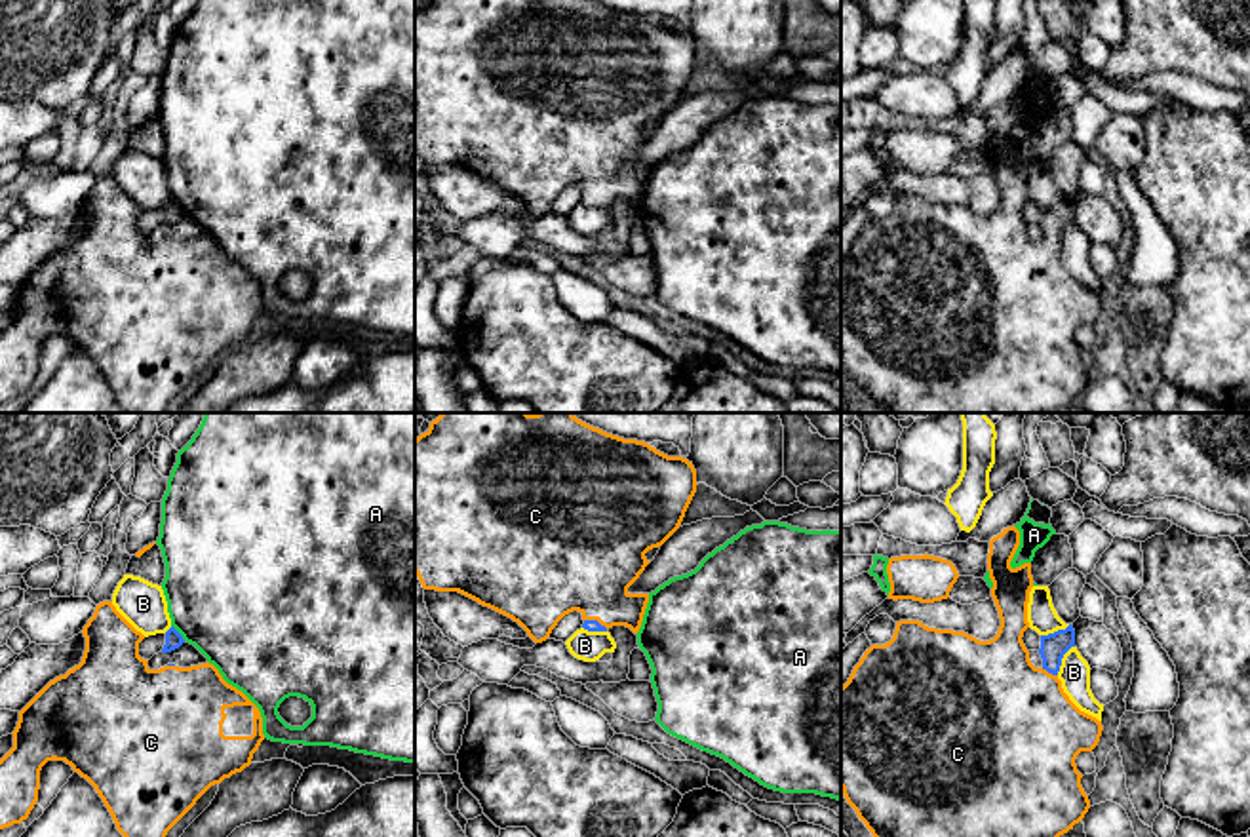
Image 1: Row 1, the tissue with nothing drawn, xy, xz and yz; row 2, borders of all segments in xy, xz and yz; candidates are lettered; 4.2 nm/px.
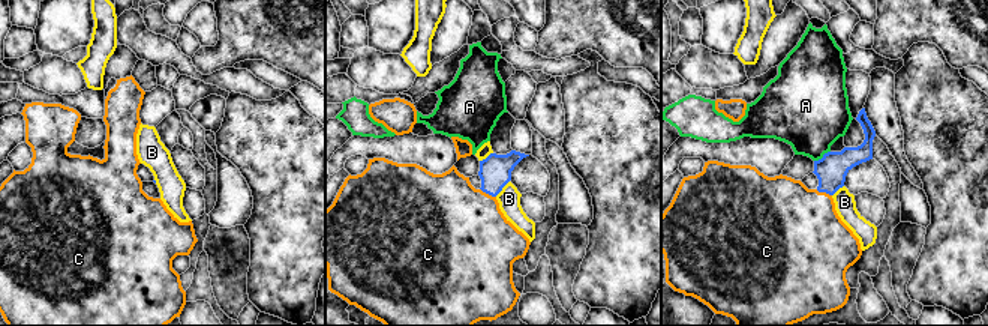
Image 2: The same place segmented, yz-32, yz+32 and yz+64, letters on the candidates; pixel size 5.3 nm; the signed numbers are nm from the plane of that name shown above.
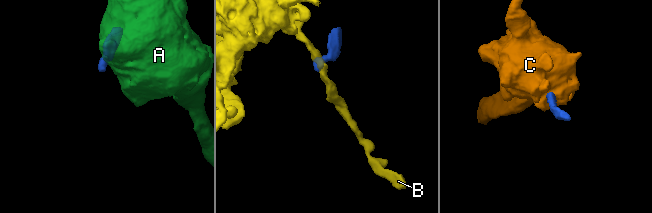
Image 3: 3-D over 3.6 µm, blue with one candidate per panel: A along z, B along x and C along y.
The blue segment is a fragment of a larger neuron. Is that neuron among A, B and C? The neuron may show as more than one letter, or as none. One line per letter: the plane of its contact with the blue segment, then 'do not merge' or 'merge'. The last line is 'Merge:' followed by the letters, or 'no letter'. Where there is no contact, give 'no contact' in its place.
A: contact in xy; do not merge
B: contact in yz; do not merge
C: contact in yz; merge
Merge: C

